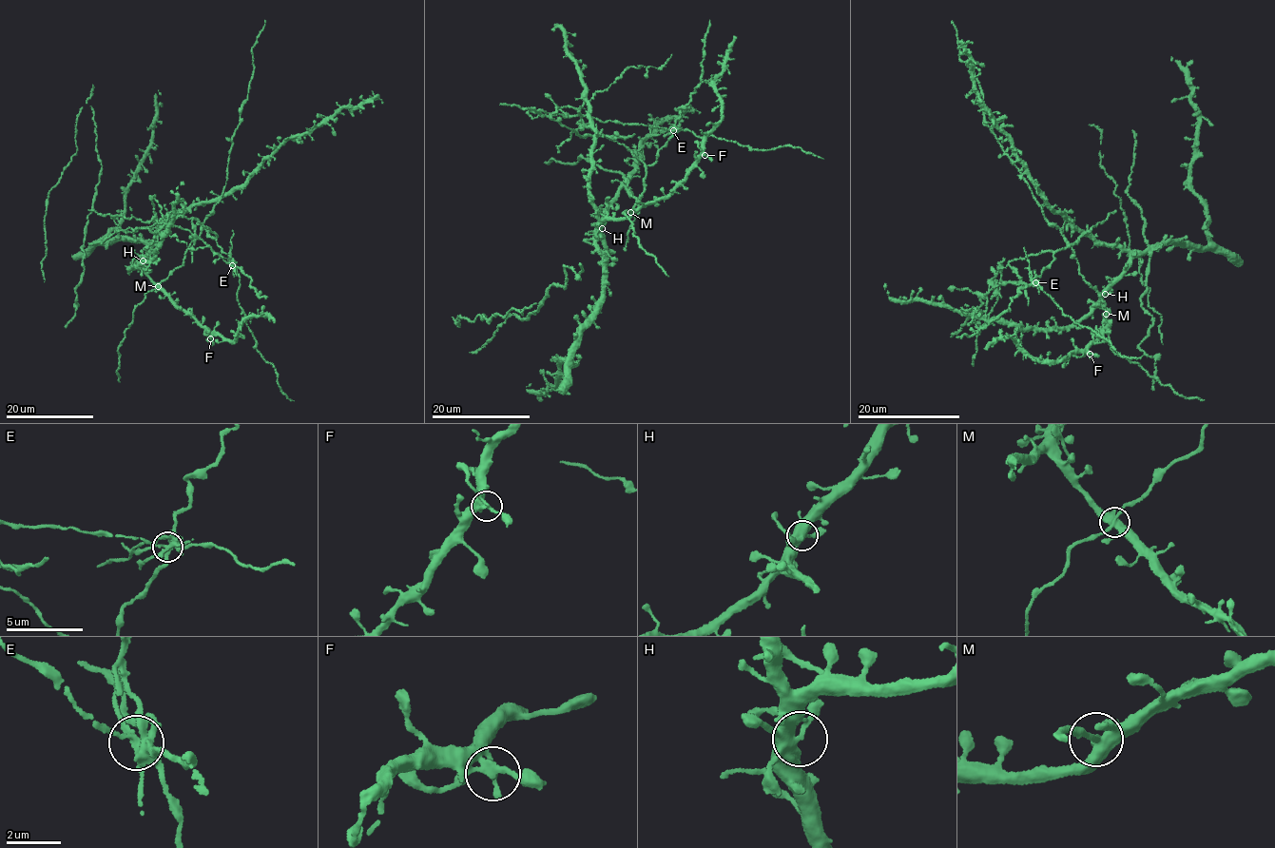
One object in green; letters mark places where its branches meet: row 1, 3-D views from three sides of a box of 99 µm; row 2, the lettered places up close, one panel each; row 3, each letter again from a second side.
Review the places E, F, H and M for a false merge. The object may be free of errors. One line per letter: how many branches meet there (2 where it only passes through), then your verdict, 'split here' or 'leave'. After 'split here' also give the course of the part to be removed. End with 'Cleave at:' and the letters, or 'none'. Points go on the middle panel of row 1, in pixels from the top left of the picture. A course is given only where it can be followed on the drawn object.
E: 7 branches meet; split here; foreign part runs (673, 130), (656, 161), (645, 165), (628, 147), (584, 124), (578, 110), (631, 66), (658, 67), (672, 54)
F: 5 branches meet; leave
H: 6 branches meet; leave
M: 6 branches meet; leave
Cleave at: E

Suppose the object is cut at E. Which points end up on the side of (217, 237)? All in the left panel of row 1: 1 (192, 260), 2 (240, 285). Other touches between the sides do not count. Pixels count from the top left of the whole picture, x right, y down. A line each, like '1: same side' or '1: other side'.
1: same side
2: other side

